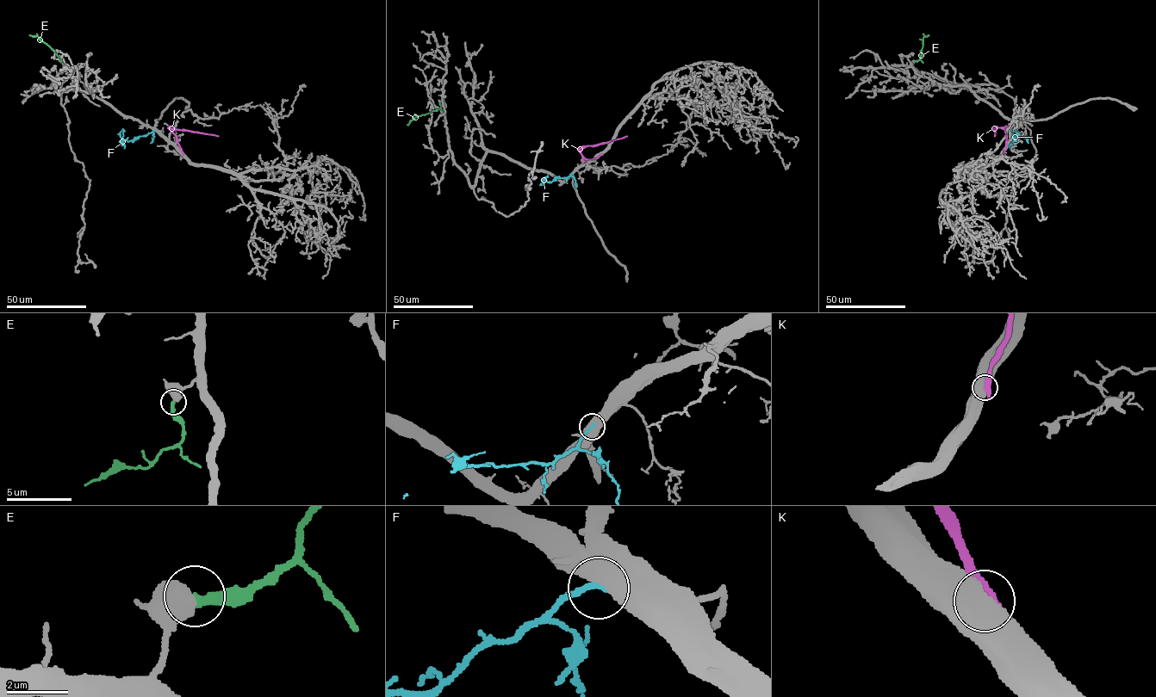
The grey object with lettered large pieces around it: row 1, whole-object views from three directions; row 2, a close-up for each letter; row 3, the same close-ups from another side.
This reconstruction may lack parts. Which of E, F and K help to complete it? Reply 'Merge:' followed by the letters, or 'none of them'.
Merge: F

